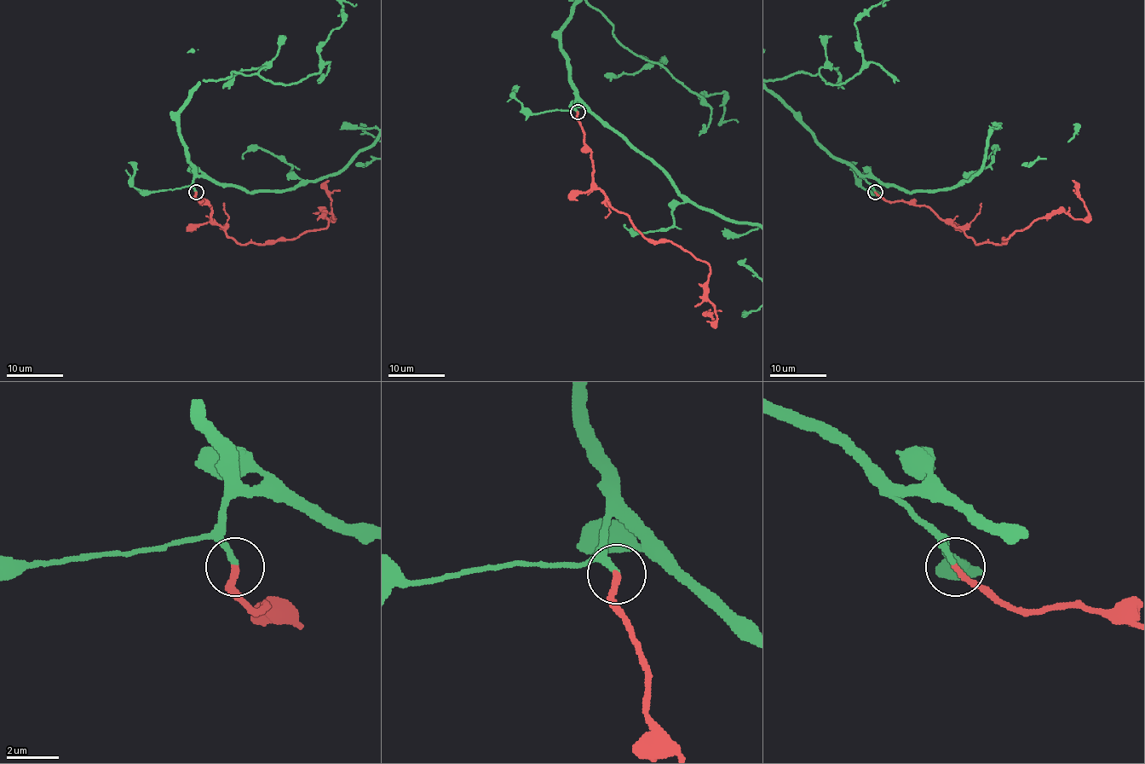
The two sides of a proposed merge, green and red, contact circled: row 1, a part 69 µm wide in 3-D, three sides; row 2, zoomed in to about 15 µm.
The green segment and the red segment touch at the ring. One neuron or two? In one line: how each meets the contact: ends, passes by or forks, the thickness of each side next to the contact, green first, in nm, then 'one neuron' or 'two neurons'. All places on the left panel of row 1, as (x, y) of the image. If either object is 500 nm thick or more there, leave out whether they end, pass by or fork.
green ends; red ends; calibres 200 and 240 nm; one neuron

